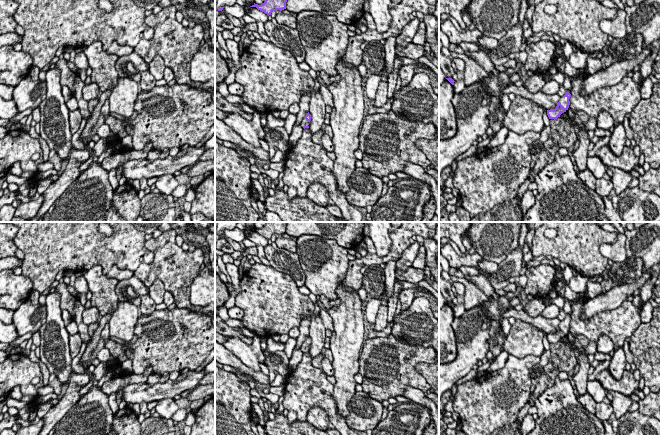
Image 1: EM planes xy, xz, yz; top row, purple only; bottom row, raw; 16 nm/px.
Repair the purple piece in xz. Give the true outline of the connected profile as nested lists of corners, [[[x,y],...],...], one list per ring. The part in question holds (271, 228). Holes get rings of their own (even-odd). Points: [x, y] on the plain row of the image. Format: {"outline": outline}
{"outline": [[[266,222],[263,228],[258,229],[254,227],[250,231],[256,231],[269,240],[273,235],[286,233],[286,226],[287,222]]]}

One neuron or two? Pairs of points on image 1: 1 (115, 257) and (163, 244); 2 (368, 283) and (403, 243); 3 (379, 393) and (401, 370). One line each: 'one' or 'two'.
1: two
2: two
3: one

